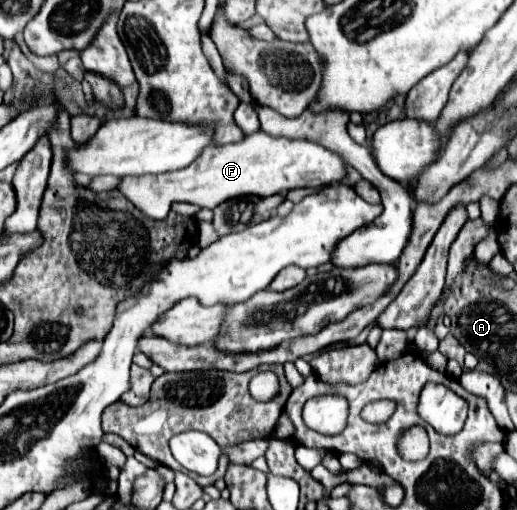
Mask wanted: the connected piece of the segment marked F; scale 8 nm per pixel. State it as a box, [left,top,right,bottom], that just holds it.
[118,130,346,220]

